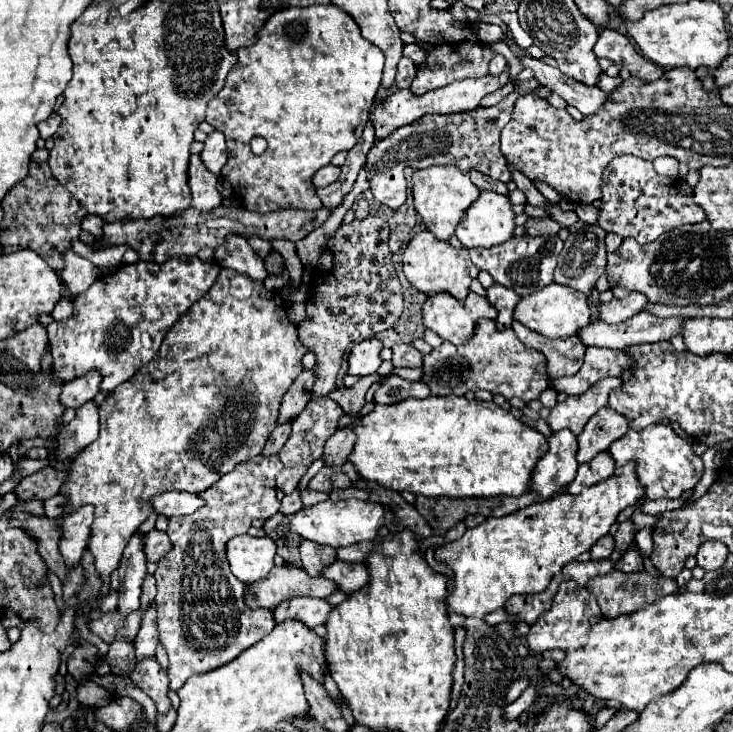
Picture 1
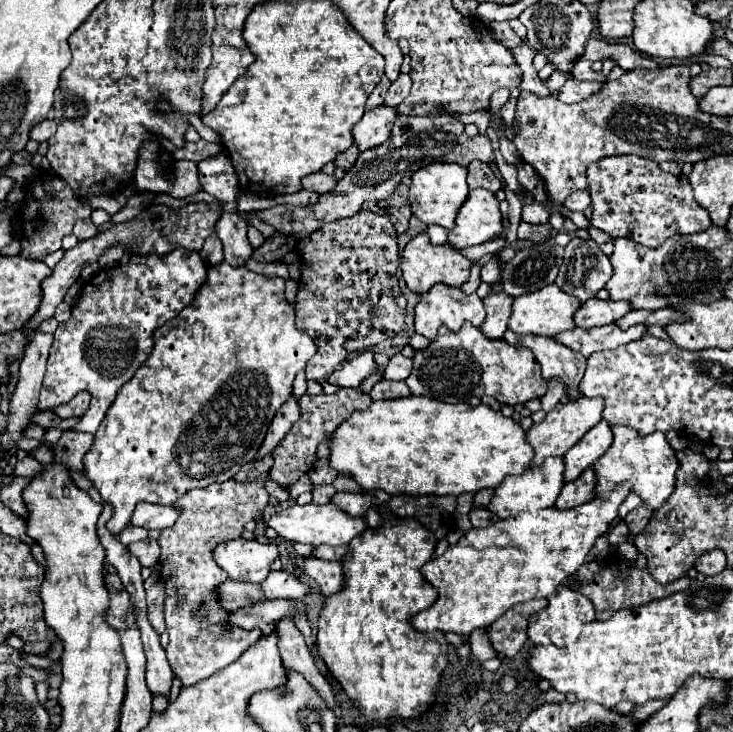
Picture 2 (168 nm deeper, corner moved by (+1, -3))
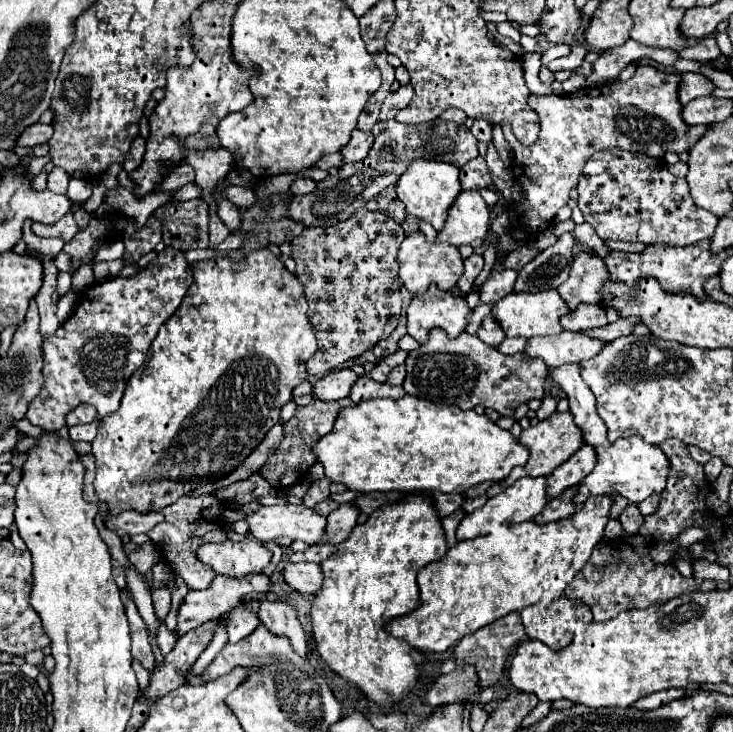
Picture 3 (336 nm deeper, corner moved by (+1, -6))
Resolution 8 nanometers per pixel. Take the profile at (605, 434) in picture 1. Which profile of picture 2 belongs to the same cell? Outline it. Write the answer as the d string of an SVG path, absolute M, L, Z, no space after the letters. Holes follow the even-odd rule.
M600 420L564 456L564 460L566 460L566 472L564 472L566 482L578 478L586 468L590 468L608 450L610 444L612 444L612 428L608 426L608 422Z

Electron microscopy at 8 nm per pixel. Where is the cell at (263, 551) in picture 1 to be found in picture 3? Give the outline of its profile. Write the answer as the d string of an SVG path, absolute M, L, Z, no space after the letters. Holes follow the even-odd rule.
M244 539L240 543L204 543L198 549L198 559L210 565L216 573L228 577L244 577L248 573L262 573L270 563L272 553L256 539Z

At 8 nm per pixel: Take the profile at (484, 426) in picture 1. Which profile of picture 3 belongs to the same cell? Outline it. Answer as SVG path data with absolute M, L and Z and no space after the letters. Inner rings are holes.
M404 395L402 399L396 399L396 401L394 399L368 399L368 401L362 401L358 405L340 409L332 431L314 445L314 455L322 463L322 467L326 471L326 477L330 481L342 483L348 489L360 491L360 493L372 493L372 491L404 491L404 493L414 493L414 491L442 491L442 493L460 493L462 495L470 487L474 487L474 485L478 485L482 481L502 481L502 479L506 479L516 465L524 465L528 461L528 449L522 447L518 443L518 439L514 439L510 435L510 431L500 429L486 415L478 415L476 411L462 411L460 407L432 403L432 401L426 401L426 399L412 397L412 395Z

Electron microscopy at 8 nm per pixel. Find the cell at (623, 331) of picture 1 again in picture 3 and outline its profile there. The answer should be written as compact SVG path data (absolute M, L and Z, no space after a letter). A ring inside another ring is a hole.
M562 331L550 337L530 337L524 347L528 359L542 359L548 369L556 369L564 363L580 363L594 357L604 347L604 341L586 337L584 333Z

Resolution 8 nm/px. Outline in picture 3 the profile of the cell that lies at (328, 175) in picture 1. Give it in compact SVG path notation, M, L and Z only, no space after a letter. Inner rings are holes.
M294 179L294 183L290 185L290 191L292 191L294 195L306 195L306 193L310 193L314 187L316 187L316 183L314 183L312 179Z

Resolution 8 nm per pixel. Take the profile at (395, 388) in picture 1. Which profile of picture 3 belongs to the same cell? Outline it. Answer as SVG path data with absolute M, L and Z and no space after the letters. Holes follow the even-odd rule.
M368 375L358 377L356 385L350 391L350 399L354 403L366 401L366 399L376 399L376 397L388 397L388 399L400 399L404 397L404 389L402 387L390 387L386 383L376 383L374 379L370 379Z

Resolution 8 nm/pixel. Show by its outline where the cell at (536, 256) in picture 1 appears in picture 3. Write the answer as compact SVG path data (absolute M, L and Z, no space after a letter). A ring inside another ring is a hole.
M560 235L552 247L544 249L534 261L524 265L524 269L518 273L514 291L540 293L548 289L558 289L568 279L572 267L572 247L574 235Z

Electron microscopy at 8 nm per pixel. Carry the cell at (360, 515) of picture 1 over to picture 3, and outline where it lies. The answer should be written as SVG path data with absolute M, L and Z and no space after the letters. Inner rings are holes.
M286 503L260 507L258 511L244 515L244 519L248 523L250 535L258 541L290 537L292 541L306 541L316 545L326 531L326 519L304 505Z

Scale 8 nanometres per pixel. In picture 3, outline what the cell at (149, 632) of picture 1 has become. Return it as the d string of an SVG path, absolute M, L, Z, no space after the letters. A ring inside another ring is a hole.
M163 586L162 589L156 589L152 593L152 599L154 599L154 609L156 609L156 617L160 621L164 621L166 613L170 611L171 608L171 593L169 589L166 589L166 586Z

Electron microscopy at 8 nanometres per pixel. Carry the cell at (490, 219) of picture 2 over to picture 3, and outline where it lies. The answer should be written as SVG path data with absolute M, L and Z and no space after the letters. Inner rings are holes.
M460 191L448 217L444 229L438 233L436 241L446 241L454 247L470 245L474 239L484 239L488 233L490 209L478 191Z

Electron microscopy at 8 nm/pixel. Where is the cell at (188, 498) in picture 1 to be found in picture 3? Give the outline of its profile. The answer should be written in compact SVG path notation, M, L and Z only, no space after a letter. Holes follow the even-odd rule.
M122 511L120 515L106 515L104 525L118 533L120 537L124 535L138 535L138 533L148 533L154 525L162 523L164 515L162 513L140 513L140 511Z

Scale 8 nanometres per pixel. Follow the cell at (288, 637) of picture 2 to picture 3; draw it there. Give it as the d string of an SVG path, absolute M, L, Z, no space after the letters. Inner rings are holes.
M260 601L260 621L268 631L276 635L286 635L300 657L306 657L306 635L296 617L296 609L284 601Z

